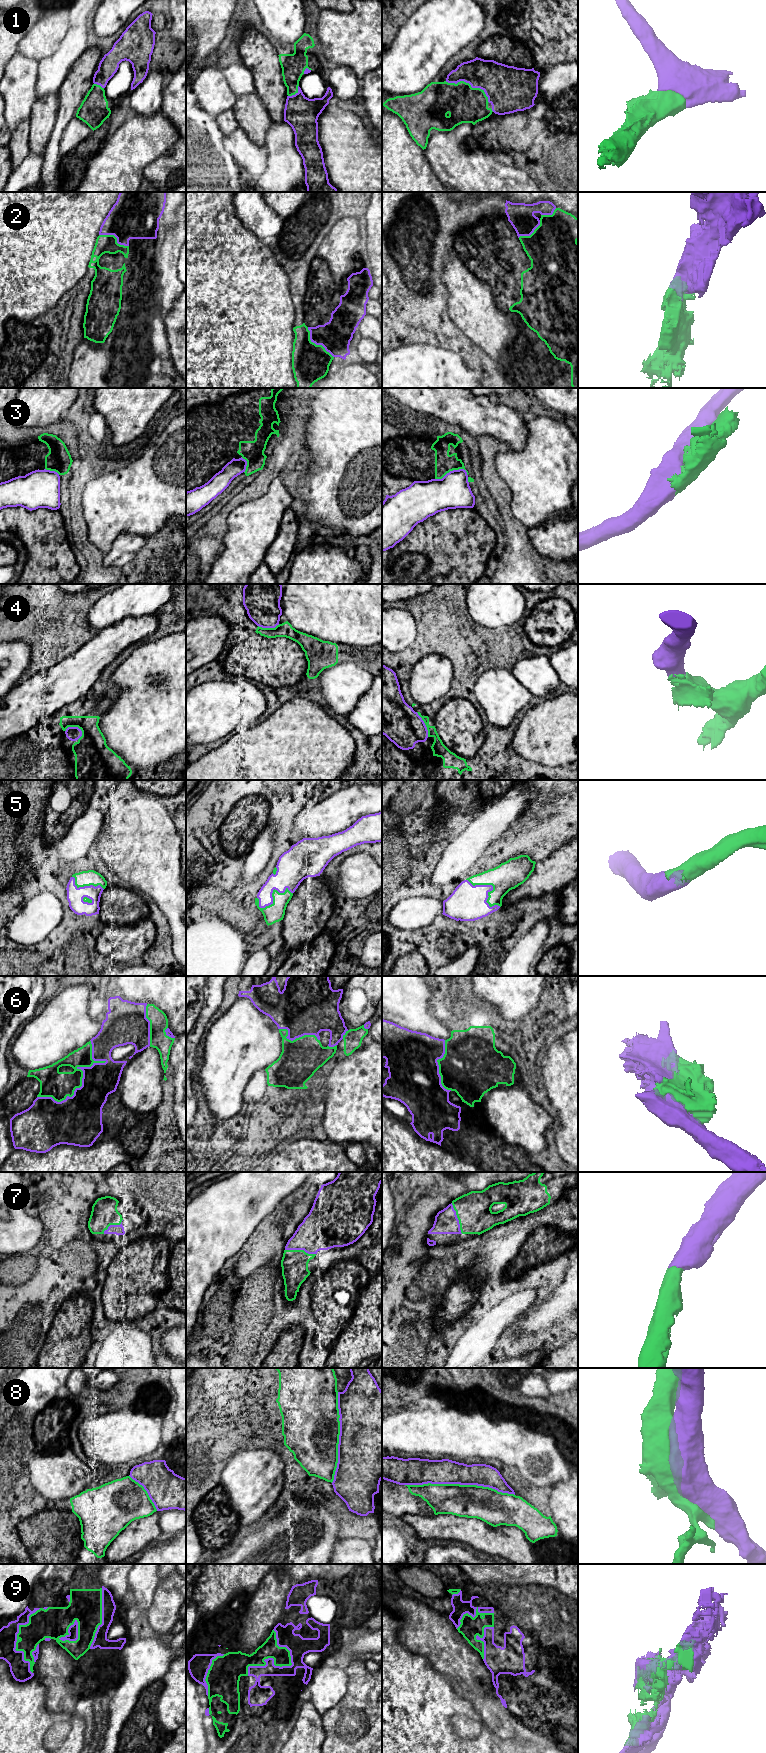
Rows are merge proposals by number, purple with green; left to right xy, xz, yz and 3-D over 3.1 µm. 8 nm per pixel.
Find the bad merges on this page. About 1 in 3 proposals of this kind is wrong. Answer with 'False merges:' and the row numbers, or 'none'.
False merges: 3, 8, 9

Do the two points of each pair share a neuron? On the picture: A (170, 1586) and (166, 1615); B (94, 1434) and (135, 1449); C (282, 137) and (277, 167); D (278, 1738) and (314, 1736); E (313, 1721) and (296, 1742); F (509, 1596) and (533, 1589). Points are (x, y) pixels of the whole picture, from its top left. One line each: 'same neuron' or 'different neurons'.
A: same neuron
B: same neuron
C: same neuron
D: different neurons
E: same neuron
F: different neurons

